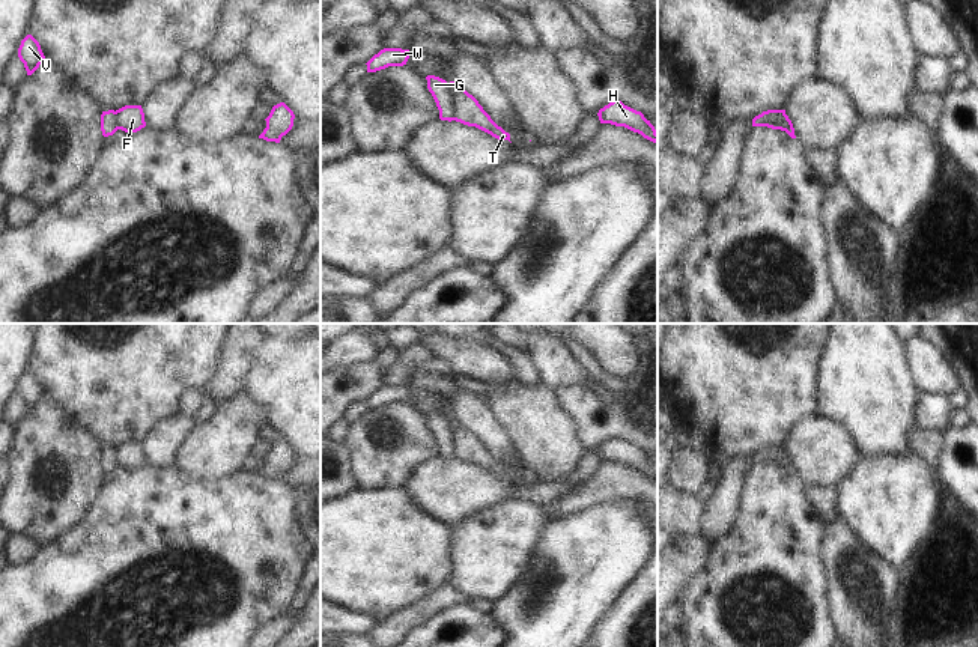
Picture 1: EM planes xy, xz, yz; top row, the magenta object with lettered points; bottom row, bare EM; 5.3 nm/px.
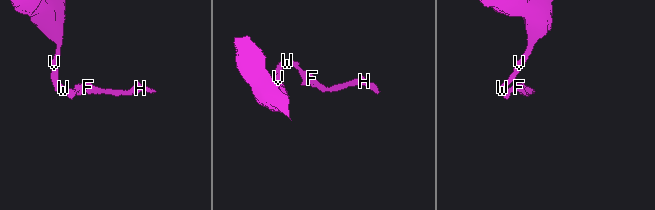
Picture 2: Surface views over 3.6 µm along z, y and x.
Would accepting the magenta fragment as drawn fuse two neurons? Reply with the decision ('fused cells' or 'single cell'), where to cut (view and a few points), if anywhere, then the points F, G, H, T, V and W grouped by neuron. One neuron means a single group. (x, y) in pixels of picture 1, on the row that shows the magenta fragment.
fused cells; cut xz (447, 83), (455, 119); groups F H T / G V W

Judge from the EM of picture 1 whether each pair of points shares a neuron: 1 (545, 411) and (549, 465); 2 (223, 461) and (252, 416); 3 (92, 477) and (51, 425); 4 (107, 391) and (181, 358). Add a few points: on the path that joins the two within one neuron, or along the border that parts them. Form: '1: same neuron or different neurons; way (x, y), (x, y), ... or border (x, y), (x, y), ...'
1: same neuron; way (545, 425), (549, 452)
2: same neuron; way (223, 450), (223, 444), (241, 426)
3: same neuron; way (78, 464), (53, 438)
4: same neuron; way (125, 373), (140, 358), (163, 358)

